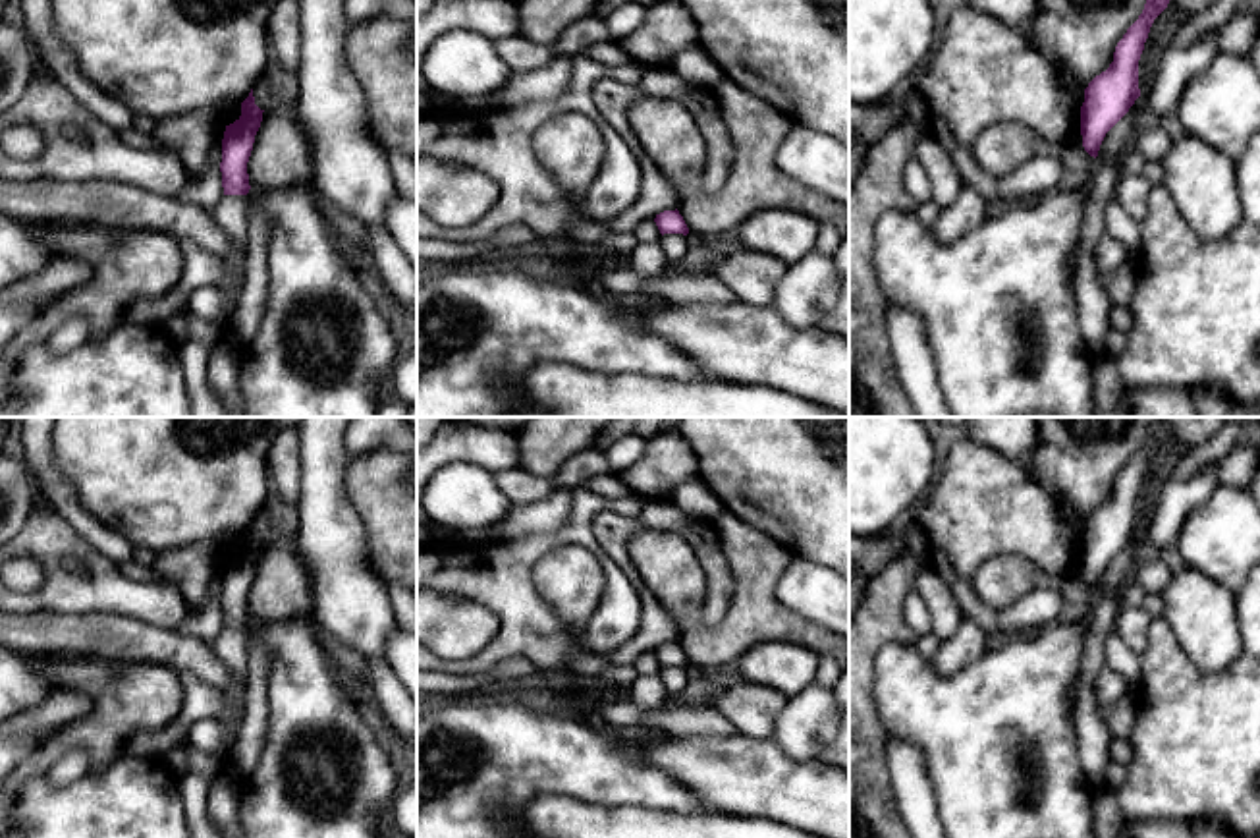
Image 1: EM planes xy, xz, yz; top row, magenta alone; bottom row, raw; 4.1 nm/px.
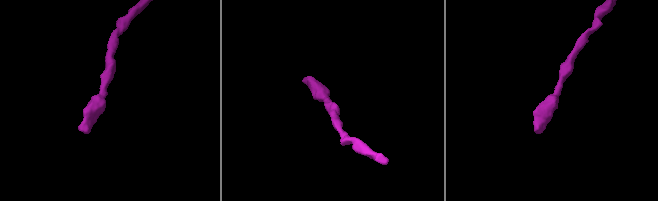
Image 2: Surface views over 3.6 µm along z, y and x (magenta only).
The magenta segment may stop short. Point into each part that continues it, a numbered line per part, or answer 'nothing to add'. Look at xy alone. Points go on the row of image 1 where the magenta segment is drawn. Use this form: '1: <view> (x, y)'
nothing to add

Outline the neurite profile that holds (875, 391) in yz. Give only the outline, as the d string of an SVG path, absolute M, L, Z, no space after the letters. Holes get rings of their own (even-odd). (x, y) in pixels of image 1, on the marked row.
M905 116L849 182L849 417L917 417L890 349L872 228L888 209L913 212L918 207L903 185L903 170L924 135L926 126Z

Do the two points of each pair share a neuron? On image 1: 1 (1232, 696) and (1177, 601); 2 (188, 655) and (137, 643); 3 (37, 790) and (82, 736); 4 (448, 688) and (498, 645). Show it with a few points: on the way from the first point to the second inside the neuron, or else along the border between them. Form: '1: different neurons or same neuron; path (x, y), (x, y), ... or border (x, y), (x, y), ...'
1: different neurons; border (1179, 643), (1208, 672), (1224, 670), (1239, 655)
2: same neuron; path (176, 651), (149, 643)
3: different neurons; border (45, 775), (20, 781)
4: different neurons; border (506, 659), (475, 674), (437, 672)

